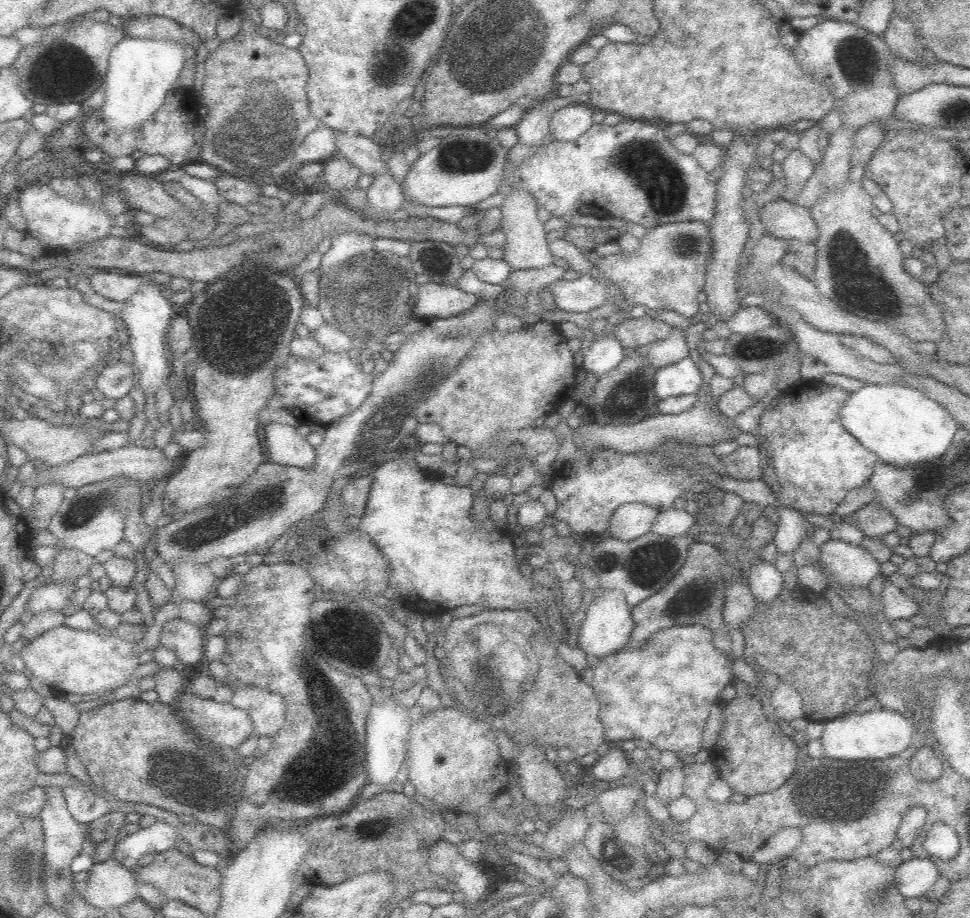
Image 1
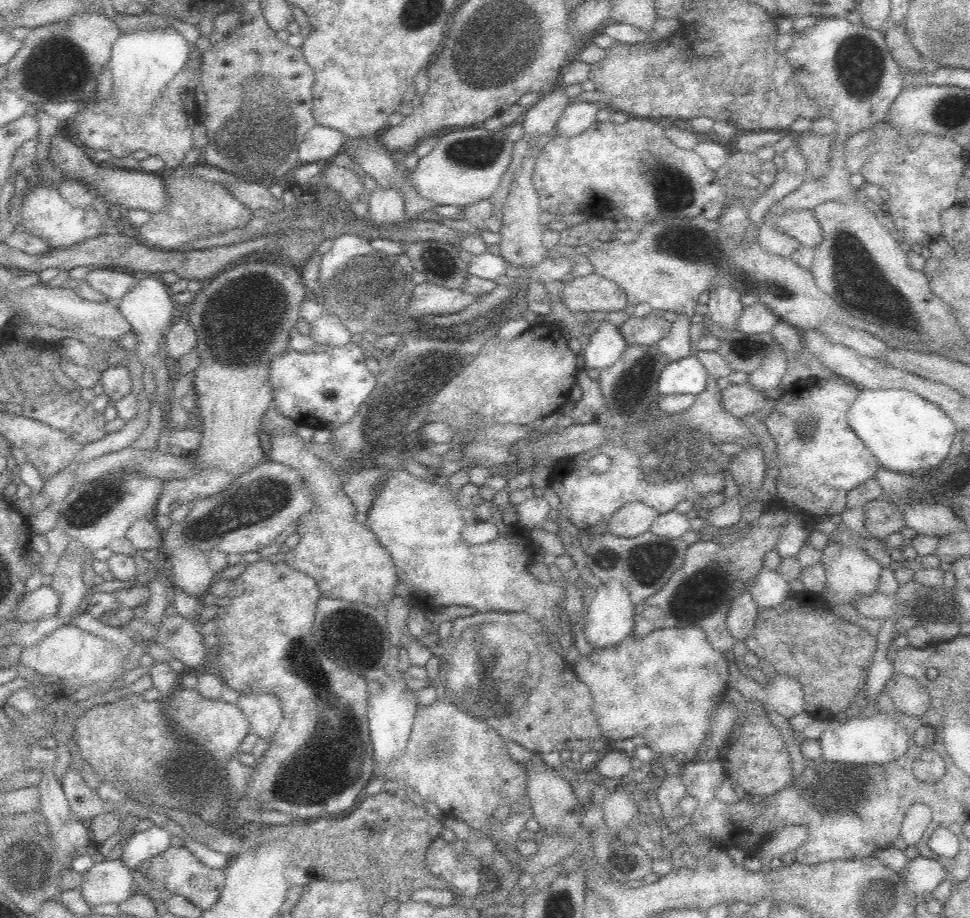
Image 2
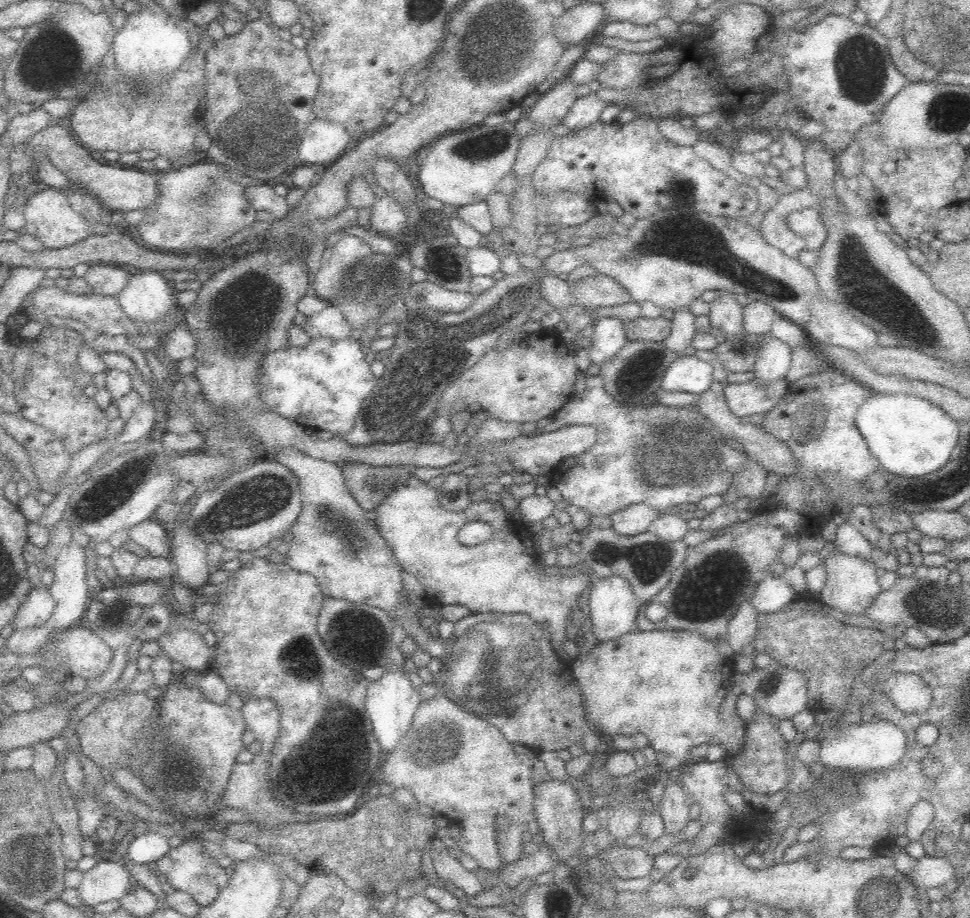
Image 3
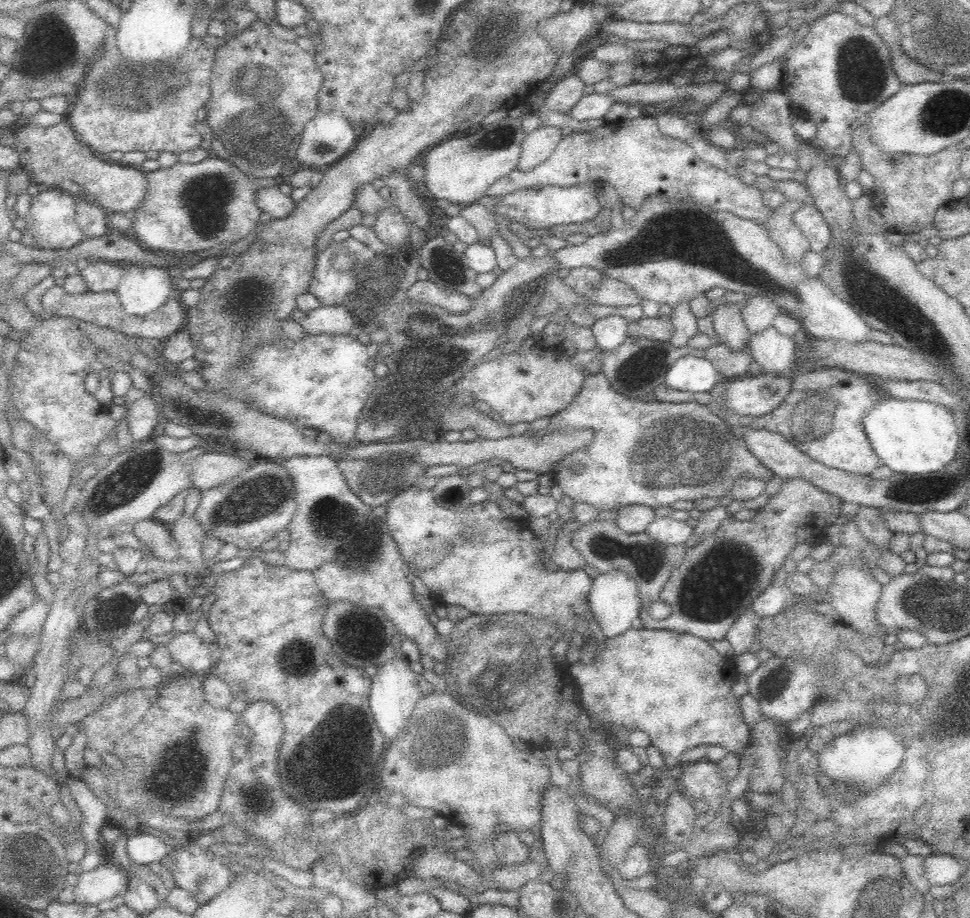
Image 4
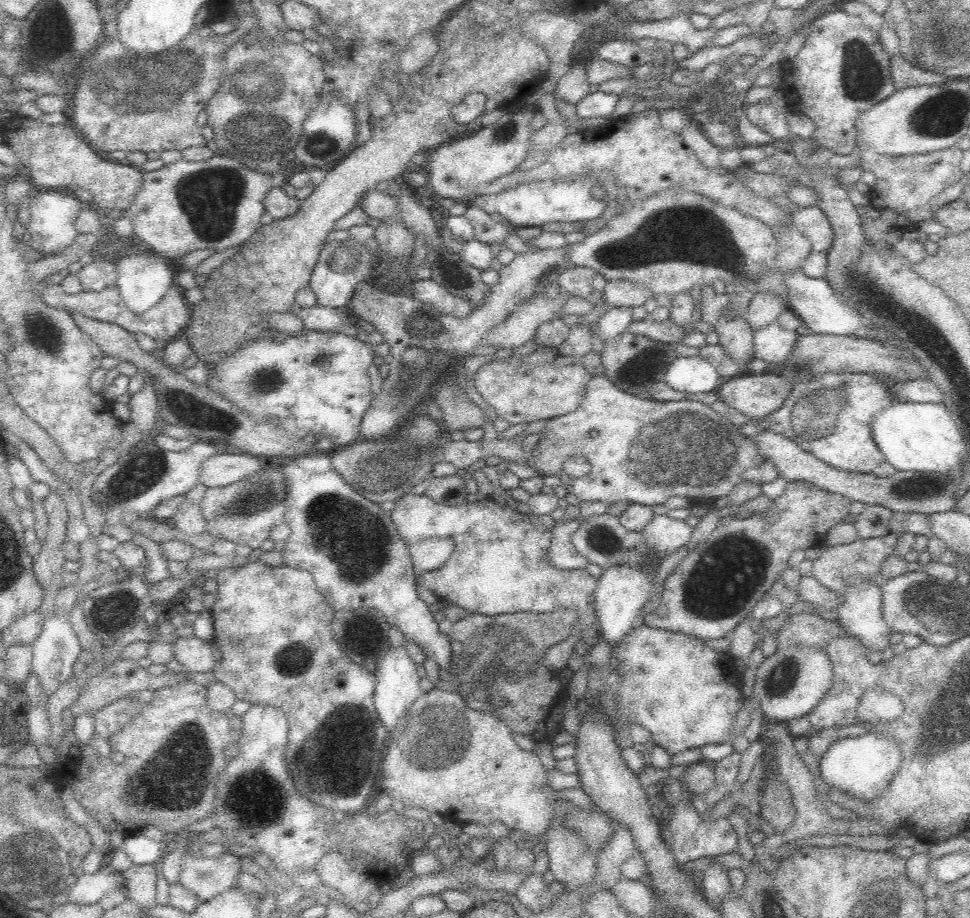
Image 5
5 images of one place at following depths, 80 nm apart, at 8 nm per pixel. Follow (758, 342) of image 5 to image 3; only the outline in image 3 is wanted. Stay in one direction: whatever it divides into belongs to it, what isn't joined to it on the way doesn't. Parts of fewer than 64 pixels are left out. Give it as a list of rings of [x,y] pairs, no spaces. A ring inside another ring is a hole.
[[[771,332],[766,333],[752,370],[758,383],[767,385],[775,380],[784,379],[790,365],[791,351],[788,343],[772,336]]]

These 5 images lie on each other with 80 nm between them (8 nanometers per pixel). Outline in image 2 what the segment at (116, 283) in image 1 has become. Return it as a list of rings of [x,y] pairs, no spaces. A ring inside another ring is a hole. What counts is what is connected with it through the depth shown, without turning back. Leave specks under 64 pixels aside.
[[[91,268],[85,280],[95,292],[104,294],[108,301],[119,303],[134,288],[137,279],[130,272]]]

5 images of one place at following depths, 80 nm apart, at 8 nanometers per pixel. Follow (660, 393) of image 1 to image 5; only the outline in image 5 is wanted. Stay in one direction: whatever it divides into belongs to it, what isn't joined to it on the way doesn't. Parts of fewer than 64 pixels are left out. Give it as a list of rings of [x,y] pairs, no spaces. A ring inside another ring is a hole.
[[[699,354],[679,356],[673,360],[665,374],[665,381],[678,392],[695,395],[698,392],[716,392],[717,368]]]

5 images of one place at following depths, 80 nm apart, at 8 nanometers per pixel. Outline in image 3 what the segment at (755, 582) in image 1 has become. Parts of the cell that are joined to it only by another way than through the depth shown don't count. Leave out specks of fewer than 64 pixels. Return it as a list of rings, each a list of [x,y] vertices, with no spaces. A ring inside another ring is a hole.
[[[766,576],[749,598],[758,613],[772,613],[781,610],[801,597],[781,576]]]

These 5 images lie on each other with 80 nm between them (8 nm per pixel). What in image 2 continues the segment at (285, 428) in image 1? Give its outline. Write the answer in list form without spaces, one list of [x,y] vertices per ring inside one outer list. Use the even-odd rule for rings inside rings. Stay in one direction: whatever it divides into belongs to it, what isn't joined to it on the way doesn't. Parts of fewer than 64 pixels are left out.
[[[274,432],[270,434],[270,442],[270,461],[296,470],[314,499],[314,508],[293,529],[300,536],[300,542],[294,550],[279,557],[279,561],[293,569],[303,570],[315,580],[326,598],[341,598],[380,608],[394,597],[394,586],[398,583],[396,565],[366,523],[357,520],[352,500],[342,489],[342,477],[296,434]]]

